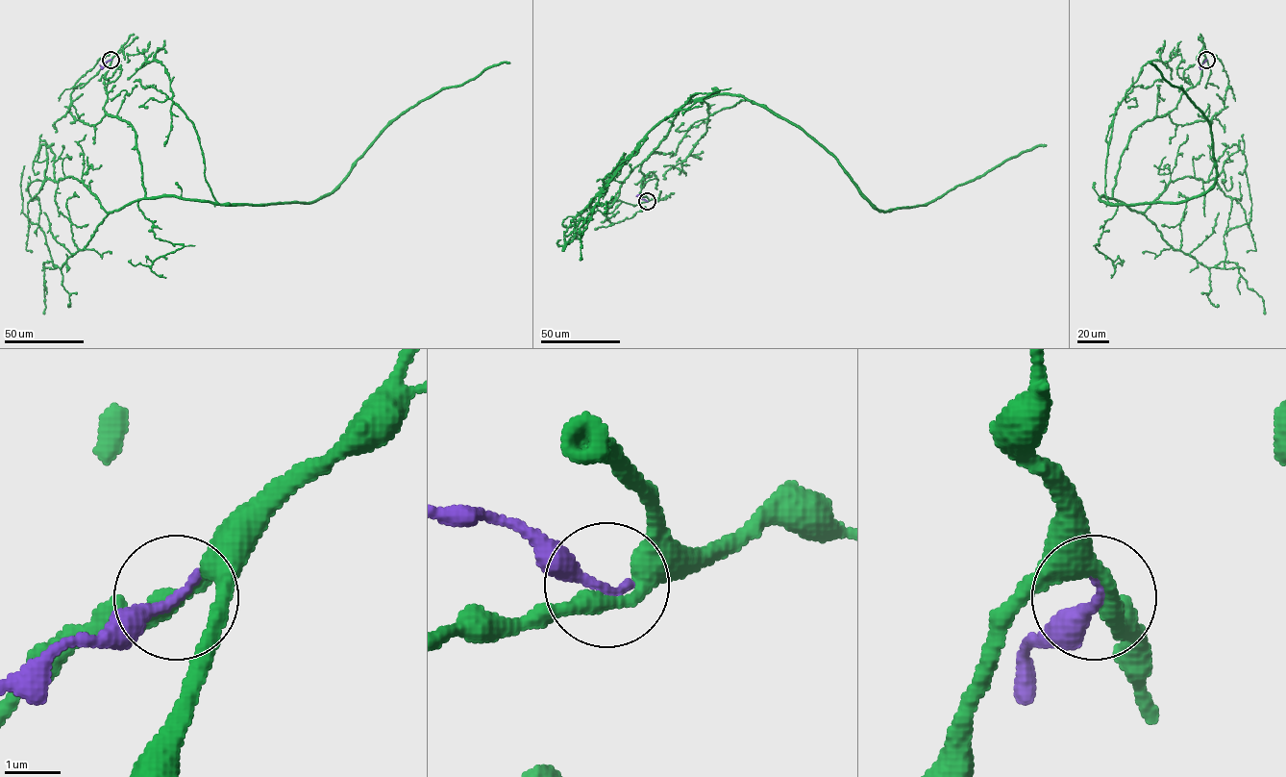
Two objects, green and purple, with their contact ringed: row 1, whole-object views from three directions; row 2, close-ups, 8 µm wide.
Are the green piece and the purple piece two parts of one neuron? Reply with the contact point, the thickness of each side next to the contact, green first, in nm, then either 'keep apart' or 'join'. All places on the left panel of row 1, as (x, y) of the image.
at (111, 60); 280 nm thick on the green side, 260 nm on the other; join

